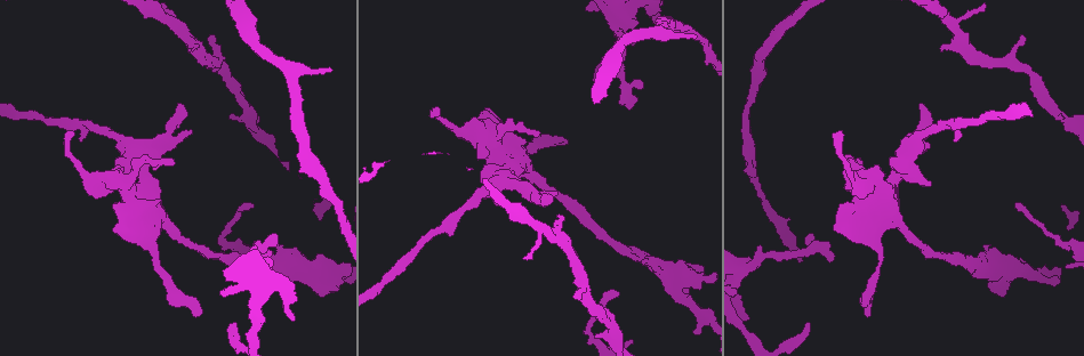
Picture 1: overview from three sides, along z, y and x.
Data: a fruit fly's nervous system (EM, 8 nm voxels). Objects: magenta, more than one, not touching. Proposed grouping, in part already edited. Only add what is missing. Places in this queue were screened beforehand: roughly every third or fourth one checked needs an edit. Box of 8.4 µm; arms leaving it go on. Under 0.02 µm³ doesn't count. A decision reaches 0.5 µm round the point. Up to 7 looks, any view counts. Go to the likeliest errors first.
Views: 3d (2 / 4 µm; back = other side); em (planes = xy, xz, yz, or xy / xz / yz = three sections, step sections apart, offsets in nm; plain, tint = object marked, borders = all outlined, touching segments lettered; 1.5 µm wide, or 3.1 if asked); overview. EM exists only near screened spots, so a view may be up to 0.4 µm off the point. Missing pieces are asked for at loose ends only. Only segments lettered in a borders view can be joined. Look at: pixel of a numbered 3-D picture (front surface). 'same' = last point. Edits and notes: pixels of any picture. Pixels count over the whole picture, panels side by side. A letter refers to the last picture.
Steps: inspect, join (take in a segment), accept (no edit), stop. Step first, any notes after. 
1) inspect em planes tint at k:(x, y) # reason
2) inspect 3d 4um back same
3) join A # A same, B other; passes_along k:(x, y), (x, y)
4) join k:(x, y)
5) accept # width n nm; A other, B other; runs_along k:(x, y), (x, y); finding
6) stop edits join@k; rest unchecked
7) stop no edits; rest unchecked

inspect em planes borders at 1:(235, 323)

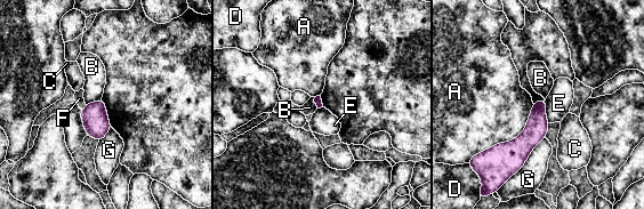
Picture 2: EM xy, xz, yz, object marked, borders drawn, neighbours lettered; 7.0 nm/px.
accept # A other, B other, C other, D other, E other, F other, G other; border 2:(545, 99), (546, 119), (549, 122); none of them fits

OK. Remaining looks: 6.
inspect 3d 4um at 1:(842, 132) # branch stops here

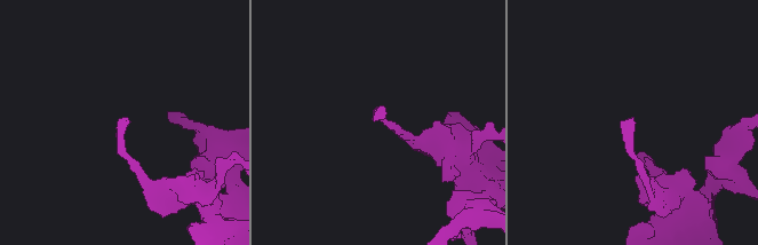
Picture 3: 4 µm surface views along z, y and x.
inspect em yz step 4 borders at 3:(381, 118) # now the EM

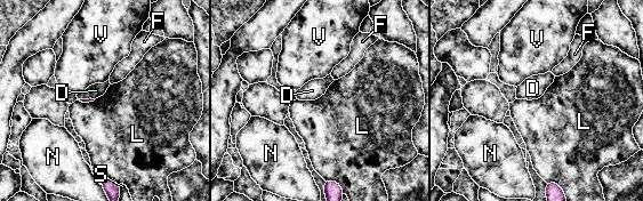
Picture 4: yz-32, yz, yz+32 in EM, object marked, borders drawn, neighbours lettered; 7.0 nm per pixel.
inspect em planes borders same # another direction

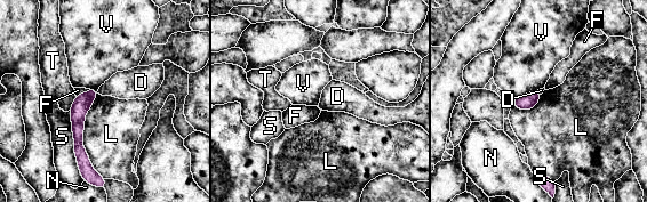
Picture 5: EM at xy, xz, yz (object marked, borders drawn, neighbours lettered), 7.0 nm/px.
accept # longest_contact L 600 nm; D other, F other, L other, N other, S other, T other, V other; runs_along 5:(95, 93), (78, 111), (85, 170); none of them fits

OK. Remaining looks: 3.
inspect em xy step 8 plain at 1:(332, 70) # thin end

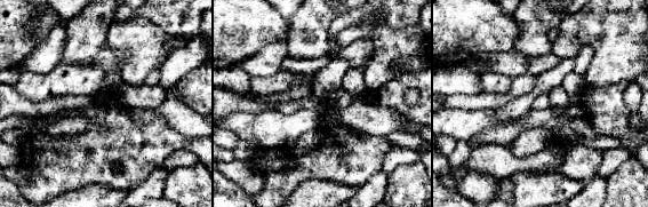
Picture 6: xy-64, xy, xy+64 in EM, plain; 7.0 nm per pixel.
inspect em xy step 8 borders same # what lies round it

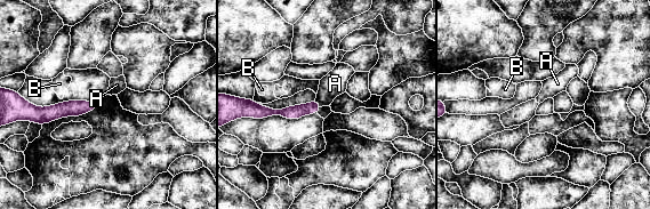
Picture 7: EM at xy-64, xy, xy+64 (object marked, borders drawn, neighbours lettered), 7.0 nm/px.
accept # width 80 nm; A other, B other; border 7:(315, 99), (321, 106); no lettered segment goes on from it

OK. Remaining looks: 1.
stop no edits; rest unchecked

